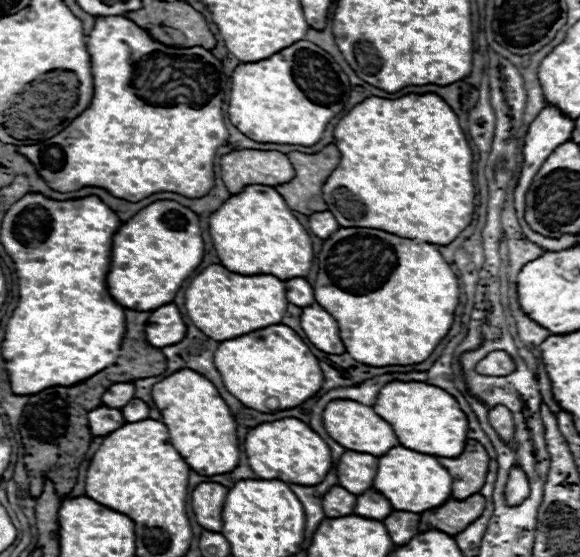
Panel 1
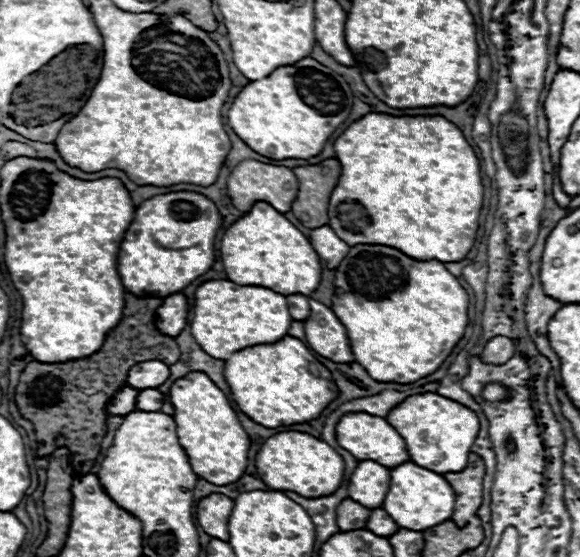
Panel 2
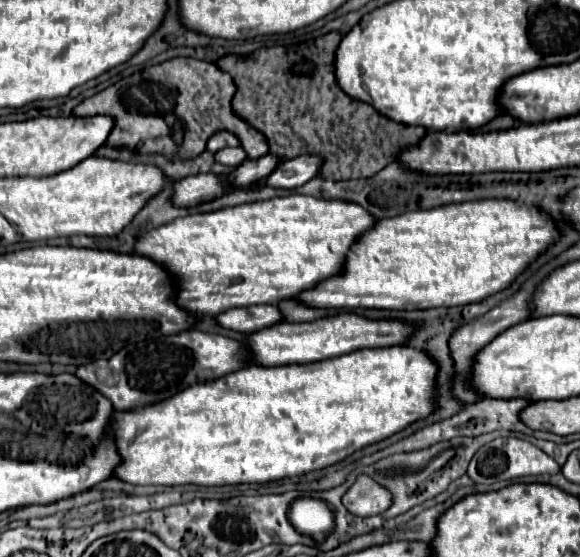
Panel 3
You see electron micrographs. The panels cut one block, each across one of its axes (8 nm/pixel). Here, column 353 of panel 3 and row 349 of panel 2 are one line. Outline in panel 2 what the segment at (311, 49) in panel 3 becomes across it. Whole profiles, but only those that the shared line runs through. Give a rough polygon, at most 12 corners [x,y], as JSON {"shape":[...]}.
{"shape":[[126,292],[92,356],[32,360],[16,386],[38,442],[94,468],[106,406],[146,360],[172,366],[154,324],[162,300]]}

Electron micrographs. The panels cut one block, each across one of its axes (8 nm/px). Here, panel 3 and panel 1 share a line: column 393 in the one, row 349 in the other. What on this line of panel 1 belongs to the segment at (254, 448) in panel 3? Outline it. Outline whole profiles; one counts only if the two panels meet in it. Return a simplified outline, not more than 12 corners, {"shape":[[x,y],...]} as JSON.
{"shape":[[338,228],[314,296],[346,352],[420,364],[460,288],[434,244]]}

